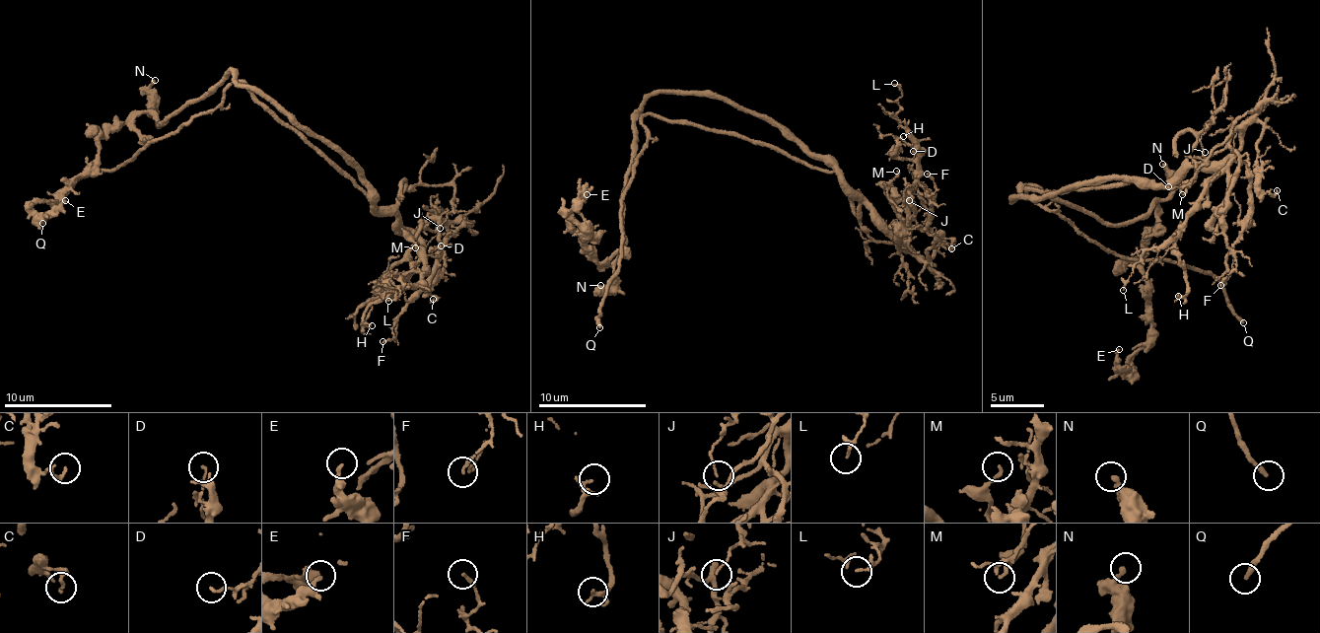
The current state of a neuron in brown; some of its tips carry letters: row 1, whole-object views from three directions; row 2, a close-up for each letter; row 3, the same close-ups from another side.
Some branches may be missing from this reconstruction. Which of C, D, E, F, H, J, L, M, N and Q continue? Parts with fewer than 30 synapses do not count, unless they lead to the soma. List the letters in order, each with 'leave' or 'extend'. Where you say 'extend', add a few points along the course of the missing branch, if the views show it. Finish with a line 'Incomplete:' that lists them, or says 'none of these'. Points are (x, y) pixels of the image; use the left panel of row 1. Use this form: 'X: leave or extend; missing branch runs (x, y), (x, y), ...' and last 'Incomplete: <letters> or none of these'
C: leave
D: leave
E: leave
F: leave
H: leave
J: leave
L: leave
M: leave
N: leave
Q: extend; missing branch runs (42, 223), (45, 231), (59, 234), (126, 239), (163, 262), (173, 277), (169, 282), (173, 294), (163, 298)
Incomplete: Q

